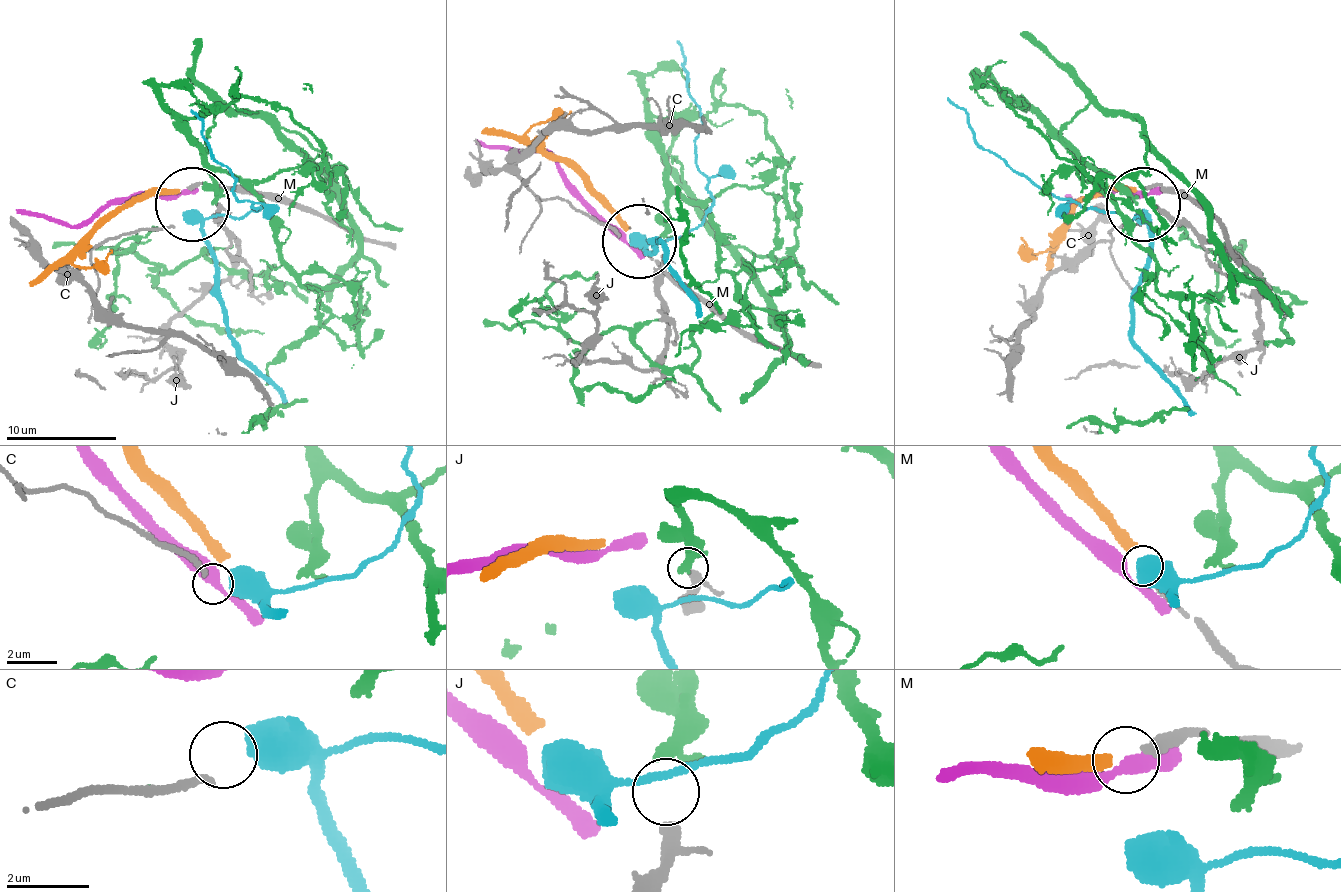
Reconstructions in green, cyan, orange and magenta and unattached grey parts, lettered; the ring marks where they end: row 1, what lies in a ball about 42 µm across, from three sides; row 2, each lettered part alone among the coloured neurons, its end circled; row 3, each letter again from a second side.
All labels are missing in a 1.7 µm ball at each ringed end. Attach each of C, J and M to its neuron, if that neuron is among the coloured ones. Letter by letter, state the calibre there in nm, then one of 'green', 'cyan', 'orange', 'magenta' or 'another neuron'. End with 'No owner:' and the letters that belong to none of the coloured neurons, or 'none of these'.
C: 170 nm thick; another neuron
J: 240 nm thick; green
M: 320 nm thick; orange
No owner: C

